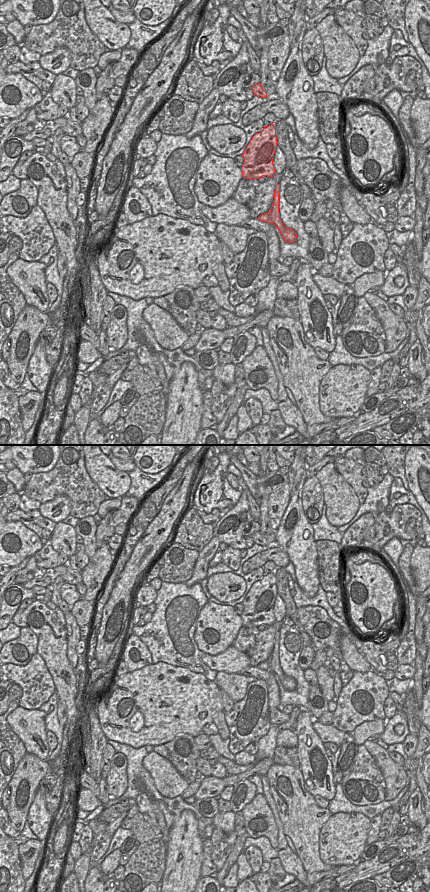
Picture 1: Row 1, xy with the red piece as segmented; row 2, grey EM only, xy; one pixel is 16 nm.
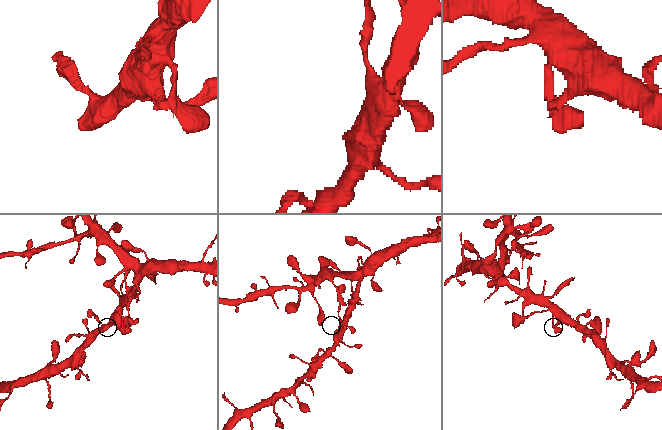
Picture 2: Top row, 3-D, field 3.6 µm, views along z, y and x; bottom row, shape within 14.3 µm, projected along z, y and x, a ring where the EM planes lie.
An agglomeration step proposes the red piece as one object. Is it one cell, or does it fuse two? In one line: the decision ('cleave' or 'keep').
keep

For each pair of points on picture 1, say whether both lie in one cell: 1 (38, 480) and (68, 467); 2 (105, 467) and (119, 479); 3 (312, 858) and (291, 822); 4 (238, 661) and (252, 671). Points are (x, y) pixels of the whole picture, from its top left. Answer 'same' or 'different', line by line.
1: same
2: same
3: same
4: different

